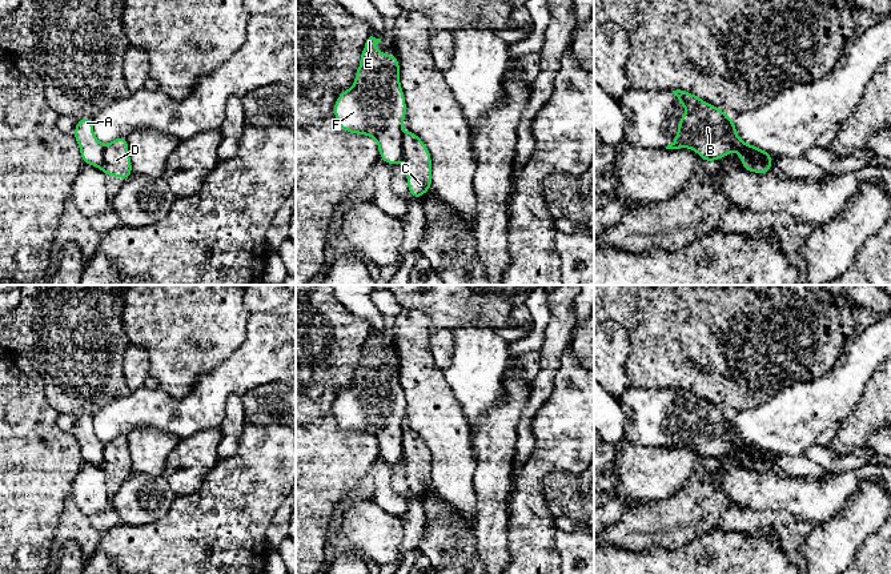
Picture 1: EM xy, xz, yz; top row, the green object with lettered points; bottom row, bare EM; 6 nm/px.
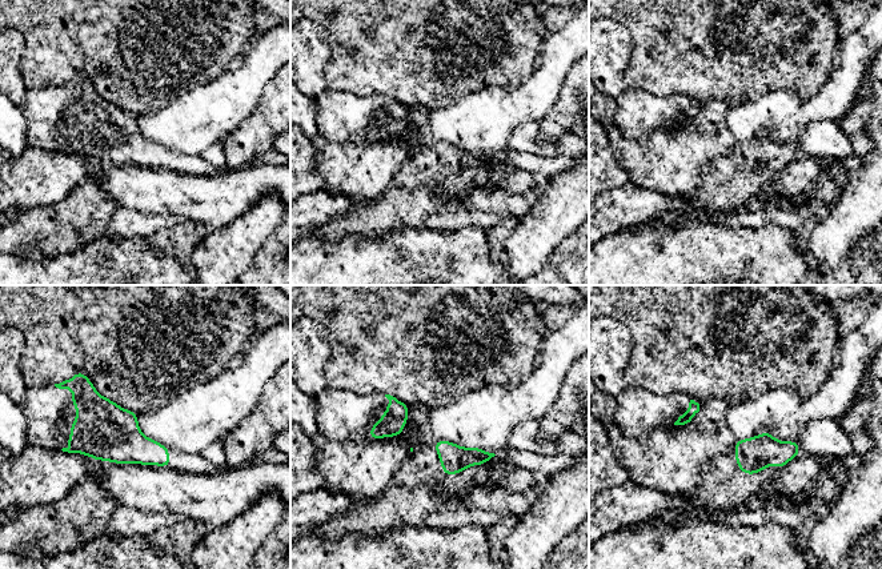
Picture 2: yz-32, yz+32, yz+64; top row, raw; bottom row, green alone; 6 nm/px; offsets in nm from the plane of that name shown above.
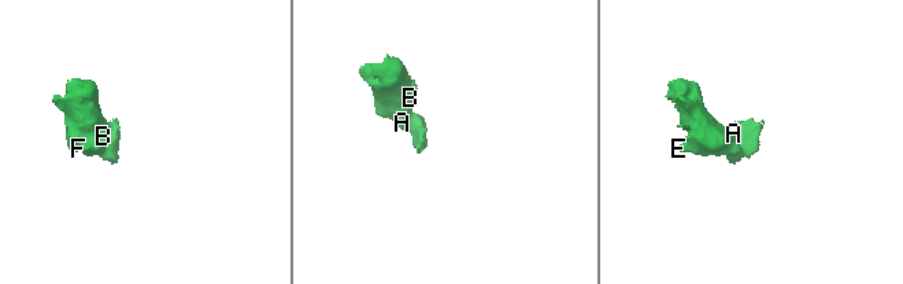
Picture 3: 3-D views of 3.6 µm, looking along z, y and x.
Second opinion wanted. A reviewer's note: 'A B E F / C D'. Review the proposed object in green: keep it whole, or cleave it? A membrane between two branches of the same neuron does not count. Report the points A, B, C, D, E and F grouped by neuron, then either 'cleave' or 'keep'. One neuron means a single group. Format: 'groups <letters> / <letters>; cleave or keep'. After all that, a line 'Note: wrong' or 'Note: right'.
groups A B E F / C D; cleave
Note: right

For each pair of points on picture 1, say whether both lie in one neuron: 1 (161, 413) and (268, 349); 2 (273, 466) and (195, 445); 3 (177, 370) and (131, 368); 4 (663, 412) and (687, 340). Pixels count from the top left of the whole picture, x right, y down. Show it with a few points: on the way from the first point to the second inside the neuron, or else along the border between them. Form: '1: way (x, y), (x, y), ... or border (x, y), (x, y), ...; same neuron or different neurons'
1: way (188, 408), (196, 408), (224, 380), (241, 372); same neuron
2: border (221, 458), (201, 484); different neurons
3: border (141, 349), (148, 357), (148, 374); different neurons
4: border (639, 386), (671, 390); different neurons

